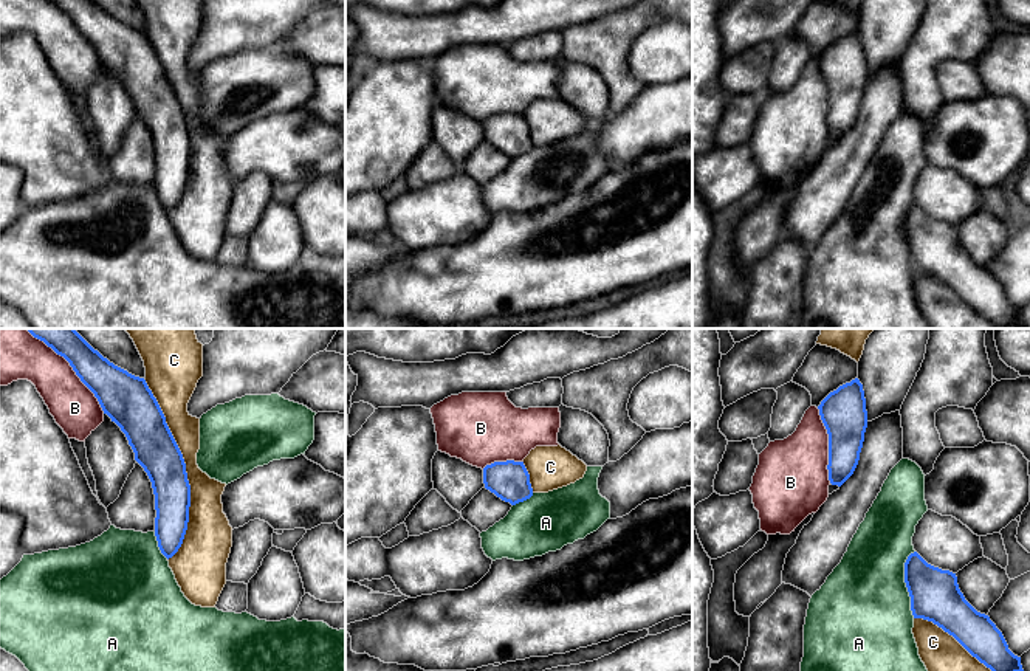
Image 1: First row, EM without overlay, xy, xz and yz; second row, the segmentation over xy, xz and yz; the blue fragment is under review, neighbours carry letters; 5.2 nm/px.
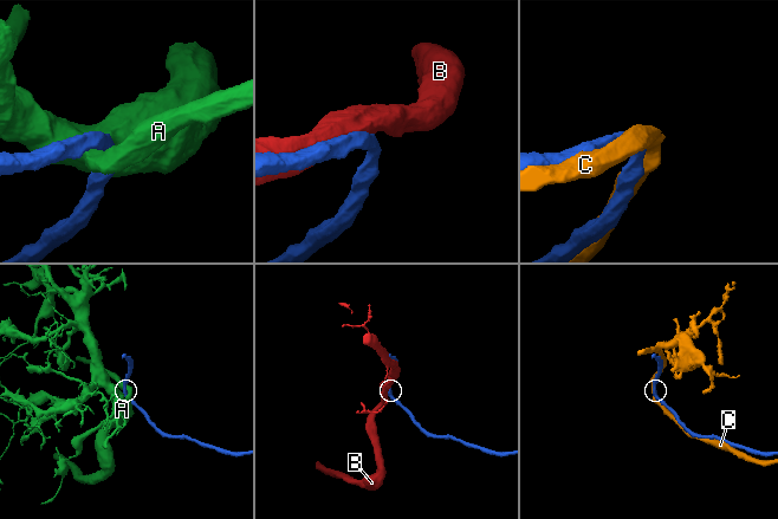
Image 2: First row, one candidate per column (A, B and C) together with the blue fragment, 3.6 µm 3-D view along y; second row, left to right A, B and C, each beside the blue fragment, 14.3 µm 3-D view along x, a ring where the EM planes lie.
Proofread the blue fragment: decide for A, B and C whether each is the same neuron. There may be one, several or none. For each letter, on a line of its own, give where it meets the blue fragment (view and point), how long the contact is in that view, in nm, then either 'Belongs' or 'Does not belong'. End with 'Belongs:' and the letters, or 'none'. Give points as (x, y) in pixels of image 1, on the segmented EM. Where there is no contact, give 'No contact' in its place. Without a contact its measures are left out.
A: Touches blue at yz (906, 584). Shared border 360 nm. Does not belong
B: Touches blue at xy (70, 364). Shared border 600 nm. Belongs
C: Touches blue at xy (185, 470). Shared border 950 nm. Does not belong
Belongs: B

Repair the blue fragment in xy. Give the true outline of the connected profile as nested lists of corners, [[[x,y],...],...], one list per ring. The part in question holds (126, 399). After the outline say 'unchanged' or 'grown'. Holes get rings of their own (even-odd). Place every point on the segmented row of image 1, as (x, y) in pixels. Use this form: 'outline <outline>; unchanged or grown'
outline [[[0,329],[0,386],[31,381],[68,439],[85,439],[107,414],[125,434],[135,460],[147,473],[155,494],[155,536],[169,559],[183,544],[191,507],[191,485],[183,454],[144,378],[115,366],[74,329]]]; grown

